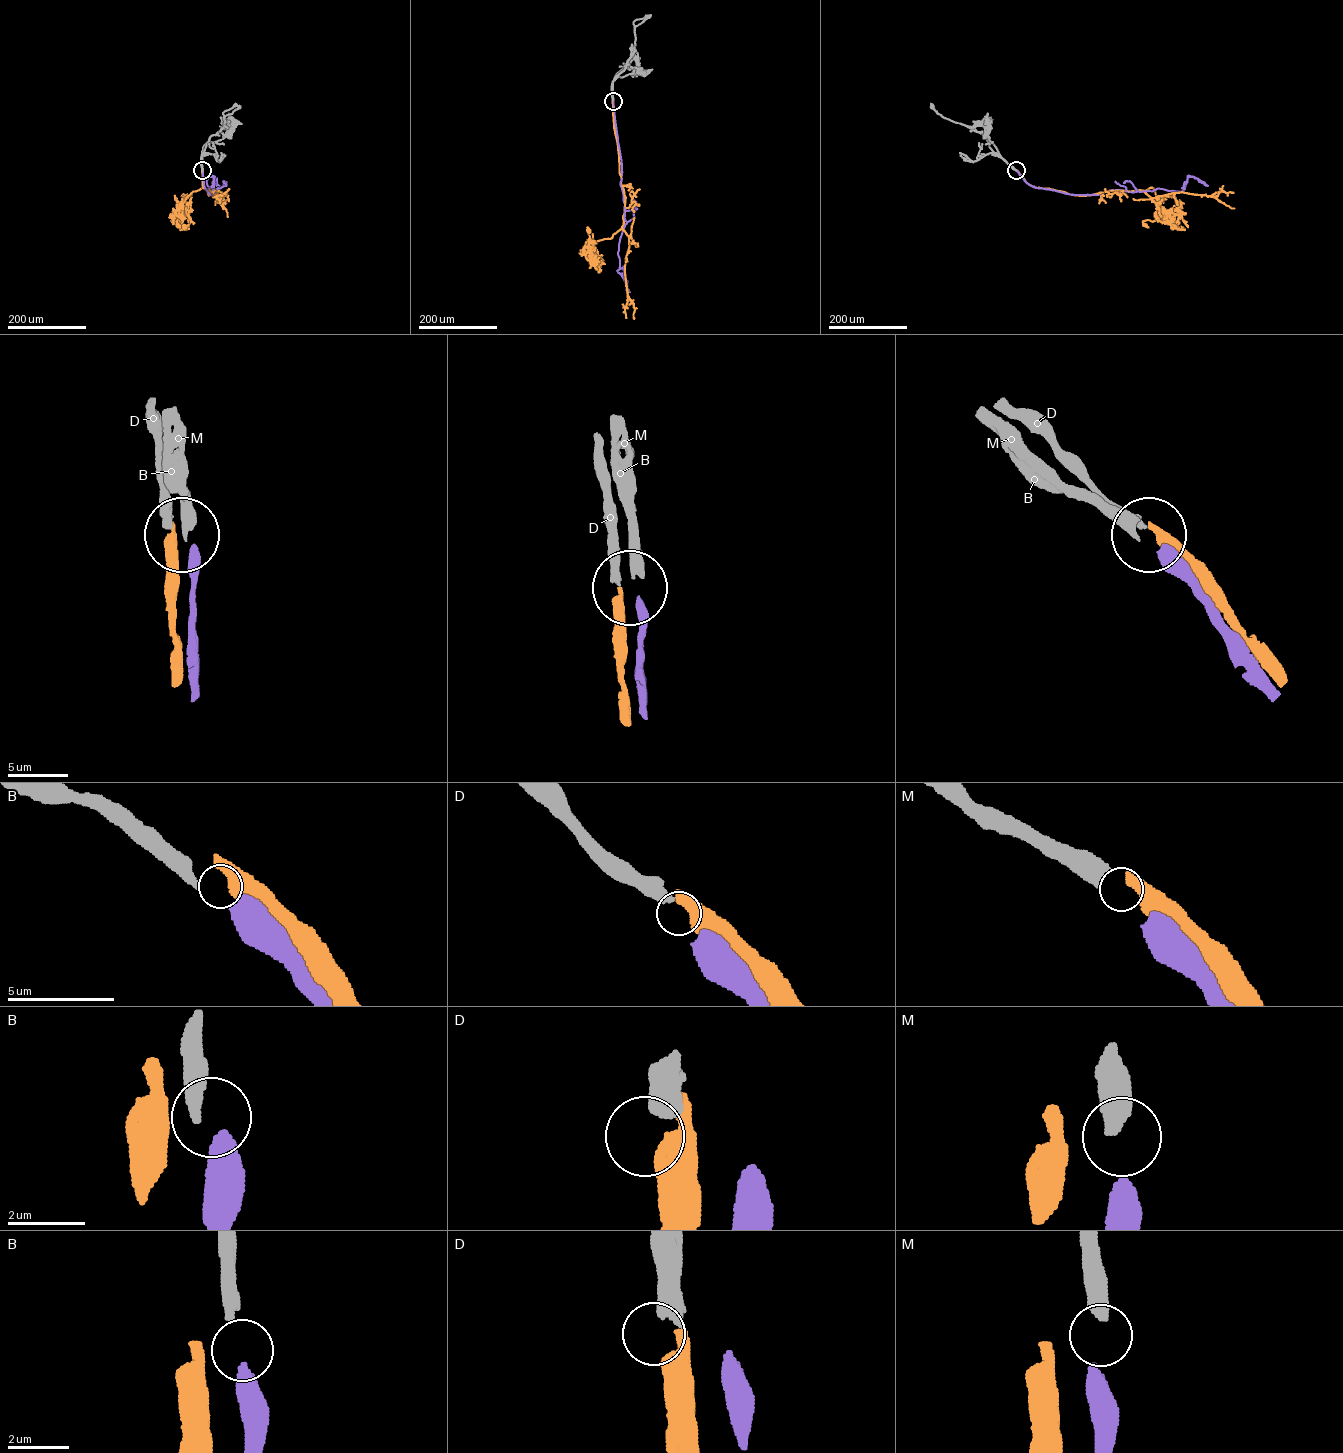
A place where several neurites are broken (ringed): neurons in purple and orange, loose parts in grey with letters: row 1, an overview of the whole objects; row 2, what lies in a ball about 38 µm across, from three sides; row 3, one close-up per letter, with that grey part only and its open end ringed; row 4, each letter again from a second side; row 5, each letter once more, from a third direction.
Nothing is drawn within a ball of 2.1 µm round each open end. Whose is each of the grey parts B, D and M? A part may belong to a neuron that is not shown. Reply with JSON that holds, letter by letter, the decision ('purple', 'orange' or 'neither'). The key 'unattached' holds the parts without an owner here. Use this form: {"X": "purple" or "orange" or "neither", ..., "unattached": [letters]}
{"B": "purple", "D": "orange", "M": "neither", "unattached": ["M"]}

